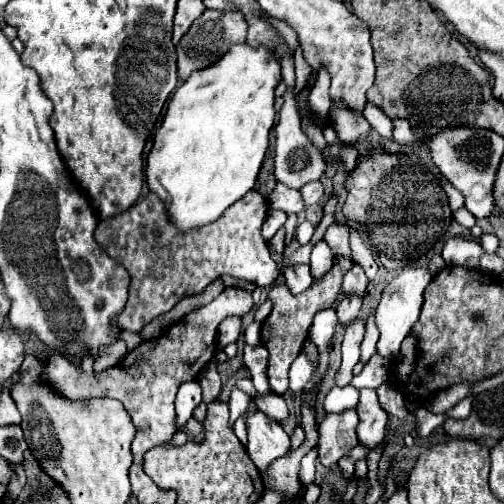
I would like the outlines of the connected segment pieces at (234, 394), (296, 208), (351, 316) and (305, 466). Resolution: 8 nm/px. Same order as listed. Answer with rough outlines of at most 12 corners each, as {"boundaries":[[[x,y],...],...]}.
{"boundaries":[[[231,390],[231,424],[245,412],[249,394]],[[275,186],[271,210],[299,214],[305,208],[299,190]],[[343,296],[337,310],[341,326],[355,322],[361,300]],[[317,446],[301,460],[299,480],[303,486],[315,480]]]}

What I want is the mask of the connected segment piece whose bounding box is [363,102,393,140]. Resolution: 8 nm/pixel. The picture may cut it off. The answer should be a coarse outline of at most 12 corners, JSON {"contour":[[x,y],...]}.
{"contour":[[375,104],[363,116],[383,138],[393,140],[393,120]]}

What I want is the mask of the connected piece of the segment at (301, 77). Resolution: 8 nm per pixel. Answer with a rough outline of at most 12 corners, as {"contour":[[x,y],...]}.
{"contour":[[301,46],[294,54],[296,96],[308,83],[312,68],[302,56]]}

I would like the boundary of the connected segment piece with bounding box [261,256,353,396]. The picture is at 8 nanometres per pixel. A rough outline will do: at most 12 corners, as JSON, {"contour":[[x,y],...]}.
{"contour":[[351,258],[301,294],[273,284],[261,326],[271,392],[289,392],[289,368],[309,338],[313,316],[333,306]]}

